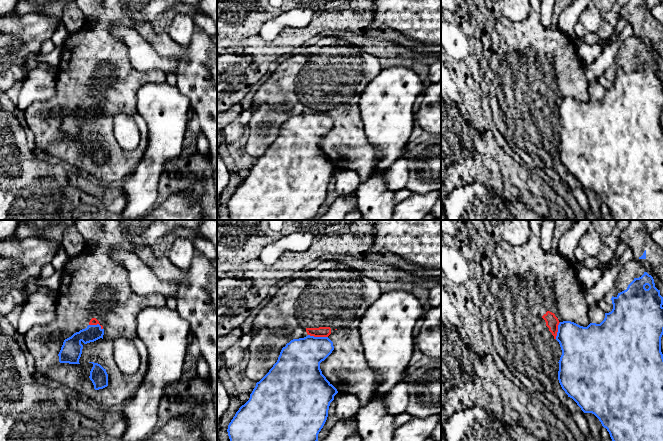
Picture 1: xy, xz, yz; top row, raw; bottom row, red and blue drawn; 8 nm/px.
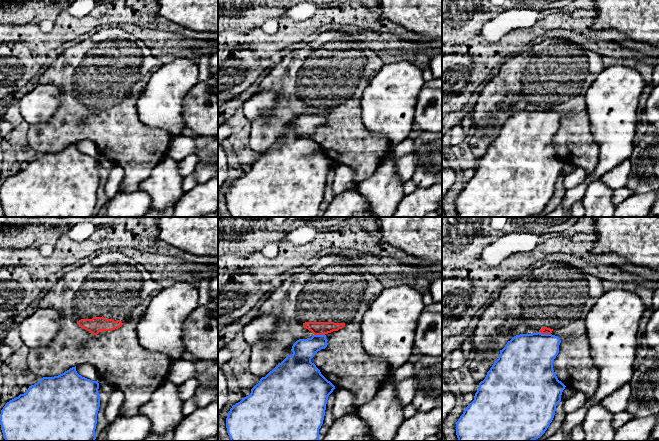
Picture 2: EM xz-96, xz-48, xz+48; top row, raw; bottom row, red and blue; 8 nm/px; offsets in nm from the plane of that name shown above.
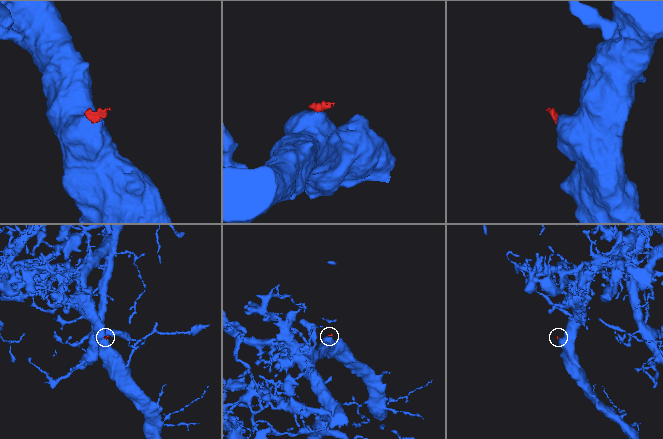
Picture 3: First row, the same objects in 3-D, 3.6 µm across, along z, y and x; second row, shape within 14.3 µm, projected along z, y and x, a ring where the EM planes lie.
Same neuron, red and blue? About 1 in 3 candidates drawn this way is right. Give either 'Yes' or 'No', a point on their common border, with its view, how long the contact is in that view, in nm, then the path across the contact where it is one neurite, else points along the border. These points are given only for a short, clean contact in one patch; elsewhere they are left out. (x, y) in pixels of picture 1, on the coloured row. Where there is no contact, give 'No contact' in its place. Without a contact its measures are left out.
No. Touches red at xz (318, 336). Shared border 160 nm

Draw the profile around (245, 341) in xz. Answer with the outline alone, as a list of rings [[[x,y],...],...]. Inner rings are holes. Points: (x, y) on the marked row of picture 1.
[[[253,327],[248,332],[244,333],[243,336],[240,338],[239,345],[244,351],[248,350],[255,332],[256,329]]]

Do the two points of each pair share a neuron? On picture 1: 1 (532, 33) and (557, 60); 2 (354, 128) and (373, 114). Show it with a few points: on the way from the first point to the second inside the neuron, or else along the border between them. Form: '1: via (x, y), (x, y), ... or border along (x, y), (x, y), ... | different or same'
1: via (539, 40), (552, 53) | same
2: border along (360, 120), (364, 133), (372, 144) | different

